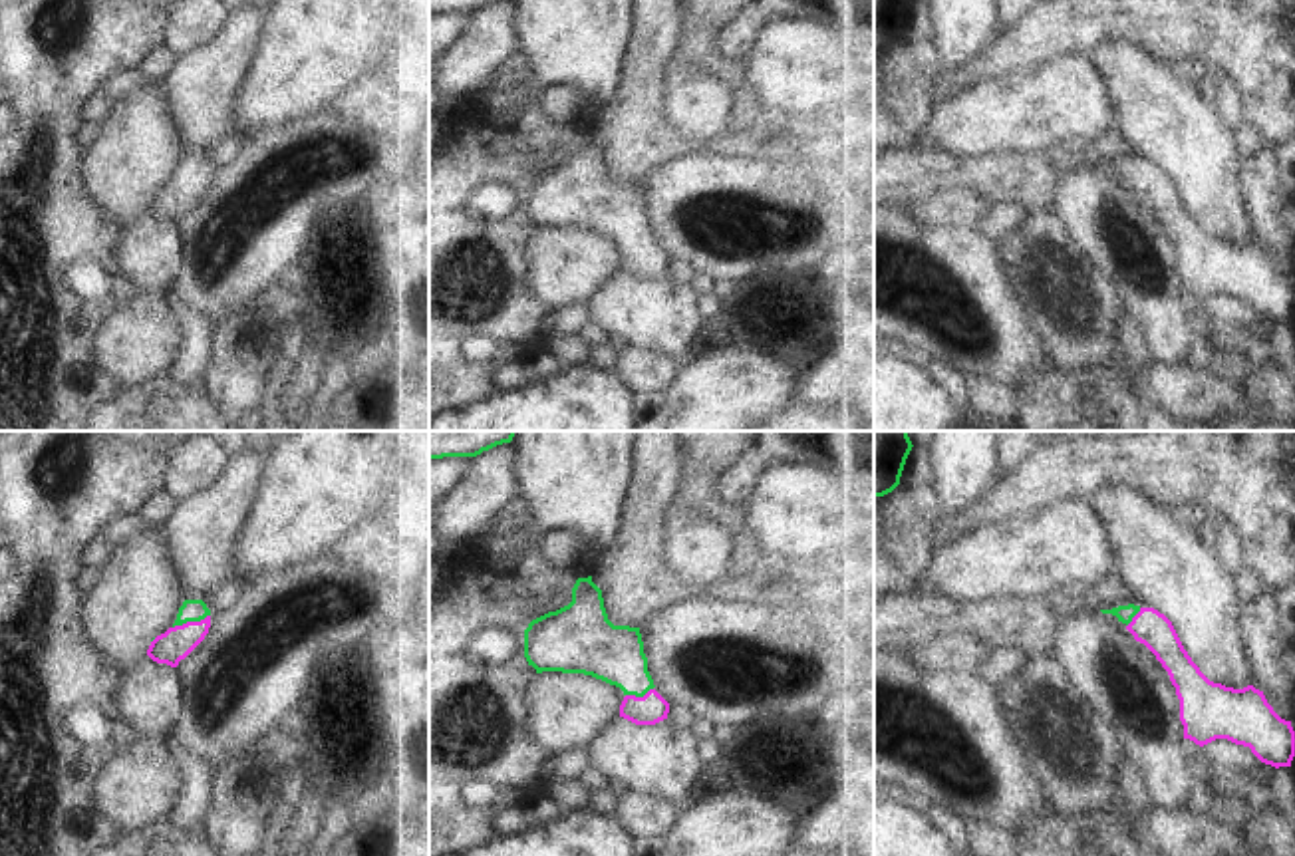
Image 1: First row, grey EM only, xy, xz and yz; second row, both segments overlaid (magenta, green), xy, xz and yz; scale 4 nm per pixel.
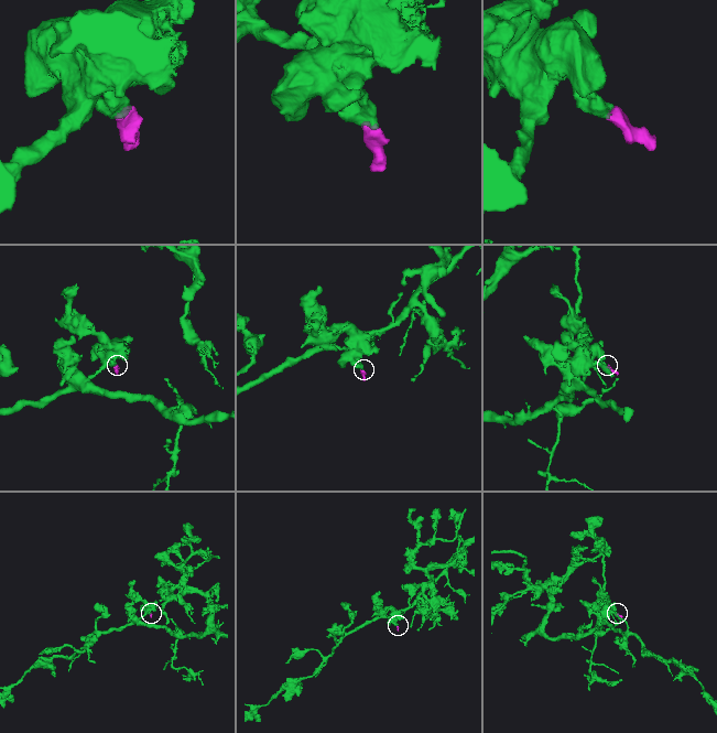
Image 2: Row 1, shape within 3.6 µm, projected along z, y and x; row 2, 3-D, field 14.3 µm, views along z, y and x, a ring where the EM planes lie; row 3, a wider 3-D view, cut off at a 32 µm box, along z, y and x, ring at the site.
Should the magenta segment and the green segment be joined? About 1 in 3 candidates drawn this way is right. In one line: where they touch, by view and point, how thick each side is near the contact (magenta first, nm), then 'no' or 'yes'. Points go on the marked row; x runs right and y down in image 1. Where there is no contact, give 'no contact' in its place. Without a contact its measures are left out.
xy (191, 622) | 140/100 nm | yes

